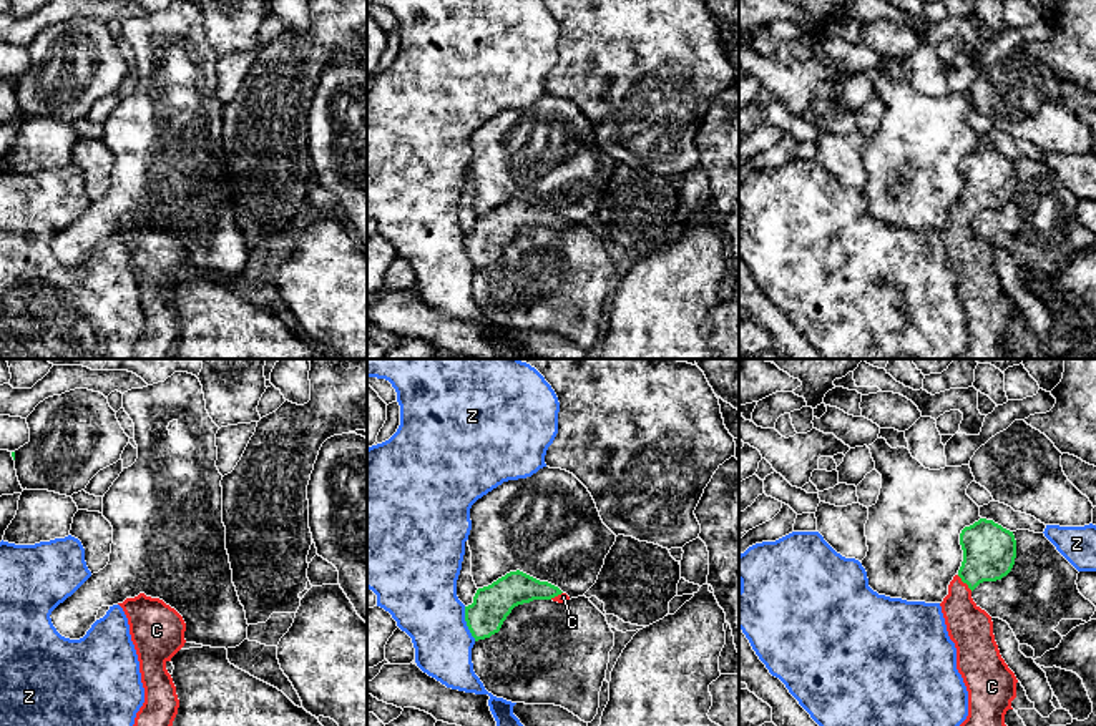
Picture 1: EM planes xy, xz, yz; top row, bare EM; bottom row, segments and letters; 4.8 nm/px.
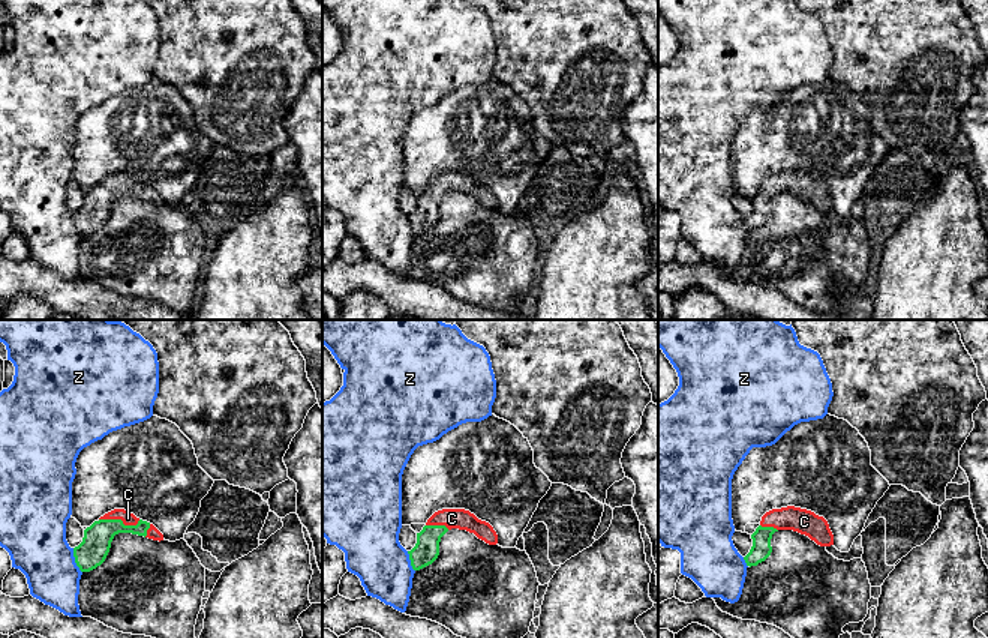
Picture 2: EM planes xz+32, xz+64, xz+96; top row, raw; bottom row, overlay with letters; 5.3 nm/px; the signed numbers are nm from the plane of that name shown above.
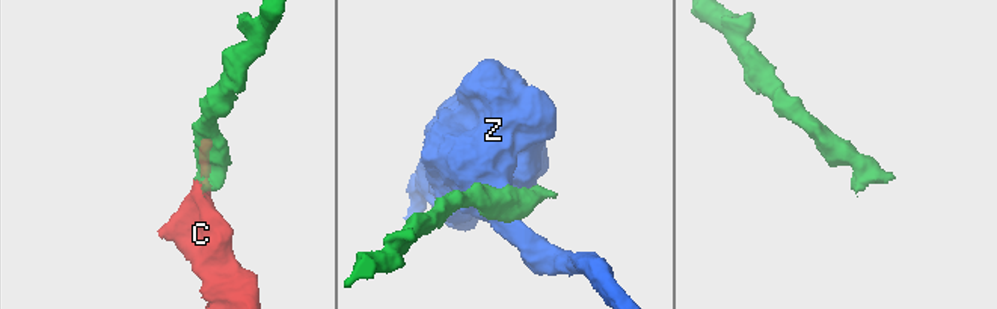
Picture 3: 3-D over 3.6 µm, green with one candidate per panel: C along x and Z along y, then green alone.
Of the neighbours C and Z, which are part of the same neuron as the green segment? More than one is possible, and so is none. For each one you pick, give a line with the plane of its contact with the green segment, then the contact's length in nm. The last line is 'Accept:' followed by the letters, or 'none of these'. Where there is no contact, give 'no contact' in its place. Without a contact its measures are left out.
C: yz | 110 nm
Accept: C

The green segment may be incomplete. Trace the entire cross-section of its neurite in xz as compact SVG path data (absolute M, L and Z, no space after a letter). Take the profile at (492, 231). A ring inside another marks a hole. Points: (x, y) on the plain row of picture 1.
M520 198L510 199L492 213L477 218L473 231L465 234L467 254L475 269L490 266L500 259L515 234L533 228L563 231L570 224L548 209L540 209Z

